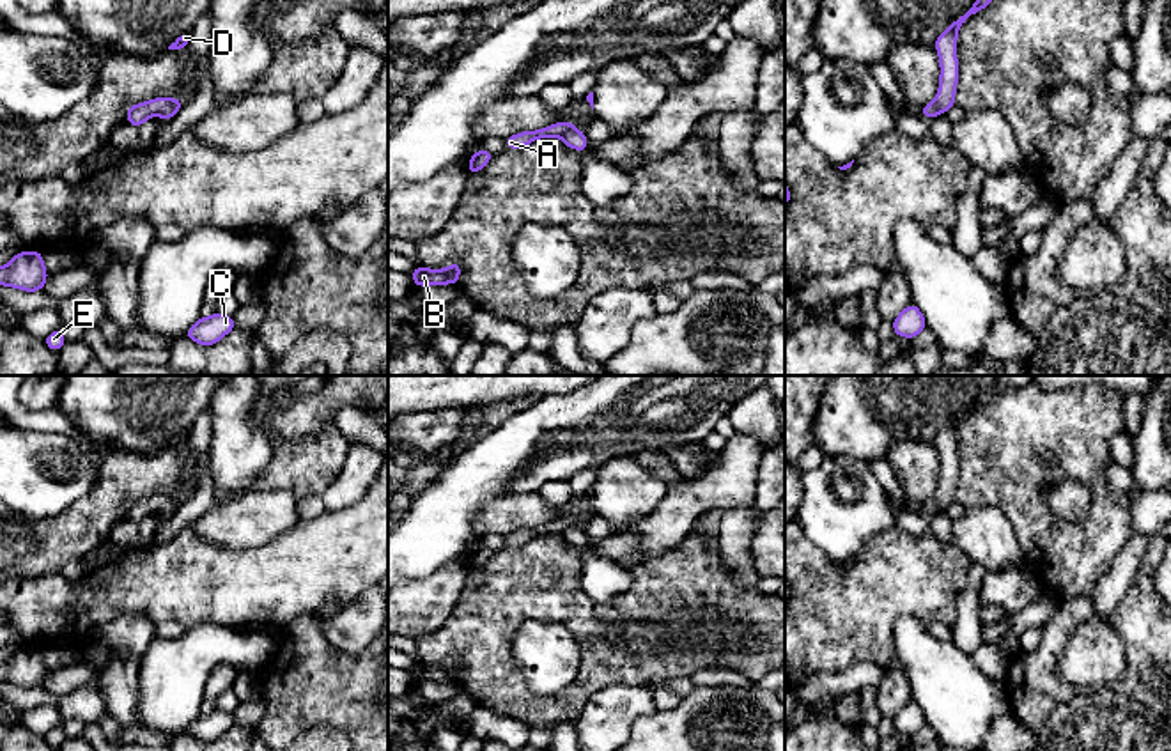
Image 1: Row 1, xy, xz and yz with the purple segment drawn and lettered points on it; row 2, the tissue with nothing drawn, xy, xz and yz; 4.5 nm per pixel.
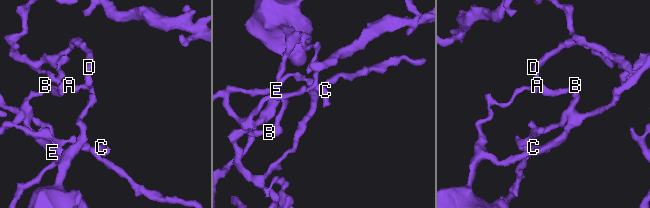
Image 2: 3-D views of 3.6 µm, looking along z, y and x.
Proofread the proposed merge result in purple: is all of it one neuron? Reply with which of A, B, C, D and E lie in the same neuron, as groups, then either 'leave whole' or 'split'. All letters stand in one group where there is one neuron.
A B C E / D; split

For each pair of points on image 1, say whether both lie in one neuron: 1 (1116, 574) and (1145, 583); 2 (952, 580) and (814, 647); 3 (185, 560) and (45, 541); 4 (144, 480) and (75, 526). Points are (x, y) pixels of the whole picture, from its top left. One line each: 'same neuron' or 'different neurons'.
1: different neurons
2: same neuron
3: different neurons
4: same neuron

